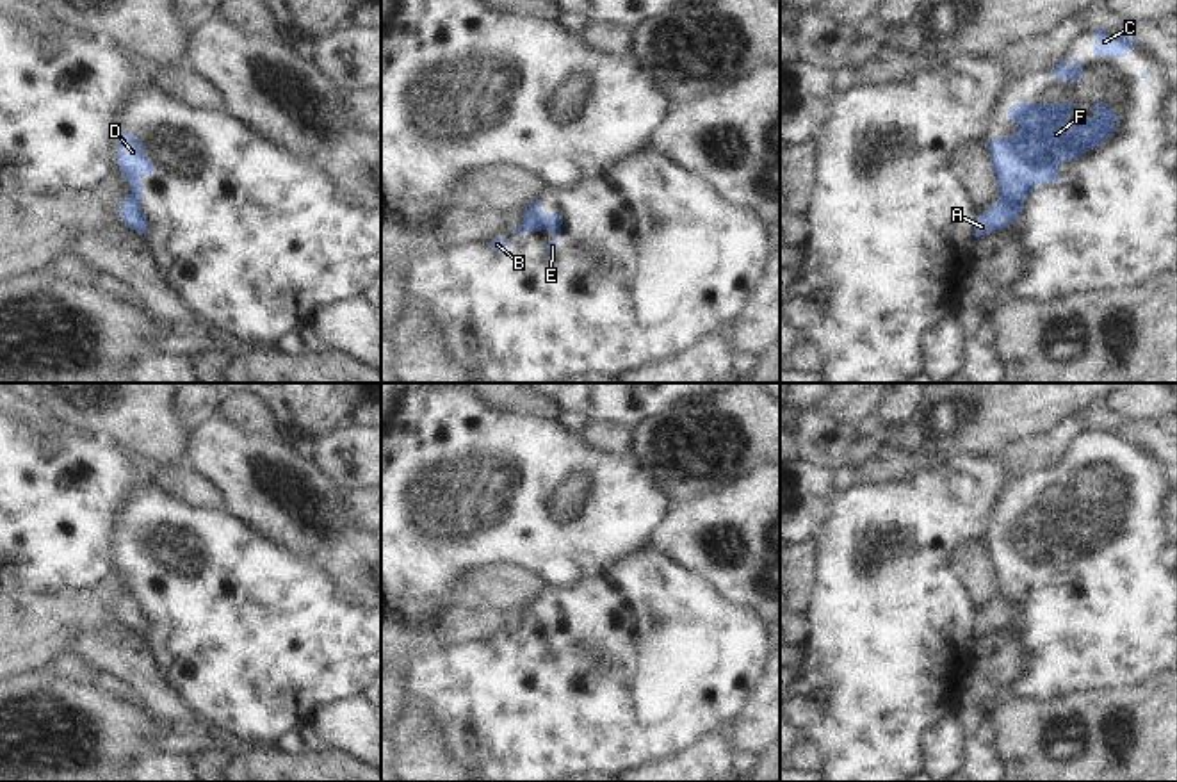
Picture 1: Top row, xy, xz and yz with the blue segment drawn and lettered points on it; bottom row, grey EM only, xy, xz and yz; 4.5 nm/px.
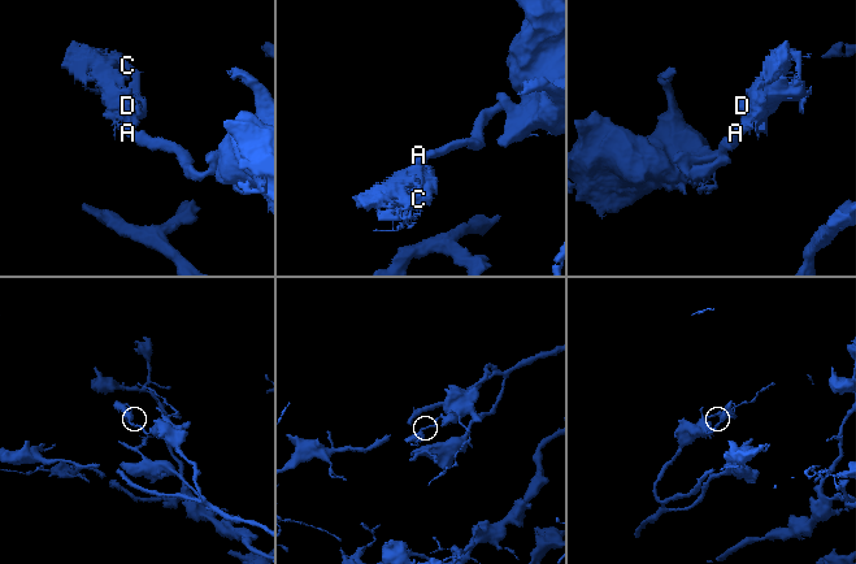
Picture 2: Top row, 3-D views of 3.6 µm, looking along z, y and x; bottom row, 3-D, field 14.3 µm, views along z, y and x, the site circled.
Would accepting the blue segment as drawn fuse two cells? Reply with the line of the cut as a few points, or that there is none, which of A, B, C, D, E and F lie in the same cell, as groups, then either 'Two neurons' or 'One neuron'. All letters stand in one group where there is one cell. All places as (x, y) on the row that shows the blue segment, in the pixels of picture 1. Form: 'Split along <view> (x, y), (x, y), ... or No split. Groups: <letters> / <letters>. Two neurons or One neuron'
Split along yz (999, 195), (1014, 200), (1021, 209). Groups: A / B C D E F. Two neurons

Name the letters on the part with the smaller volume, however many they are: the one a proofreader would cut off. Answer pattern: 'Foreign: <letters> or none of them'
Foreign: B, C, D, E, F

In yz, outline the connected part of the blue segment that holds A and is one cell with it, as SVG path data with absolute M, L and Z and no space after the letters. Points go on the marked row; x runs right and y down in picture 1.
M999 196L999 200L974 224L974 237L983 237L994 230L1002 230L1020 217L1020 205Z

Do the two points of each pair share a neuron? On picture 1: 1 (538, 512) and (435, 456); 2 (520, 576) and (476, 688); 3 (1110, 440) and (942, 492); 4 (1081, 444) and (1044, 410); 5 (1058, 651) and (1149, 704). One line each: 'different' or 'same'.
1: same
2: different
3: different
4: different
5: different

